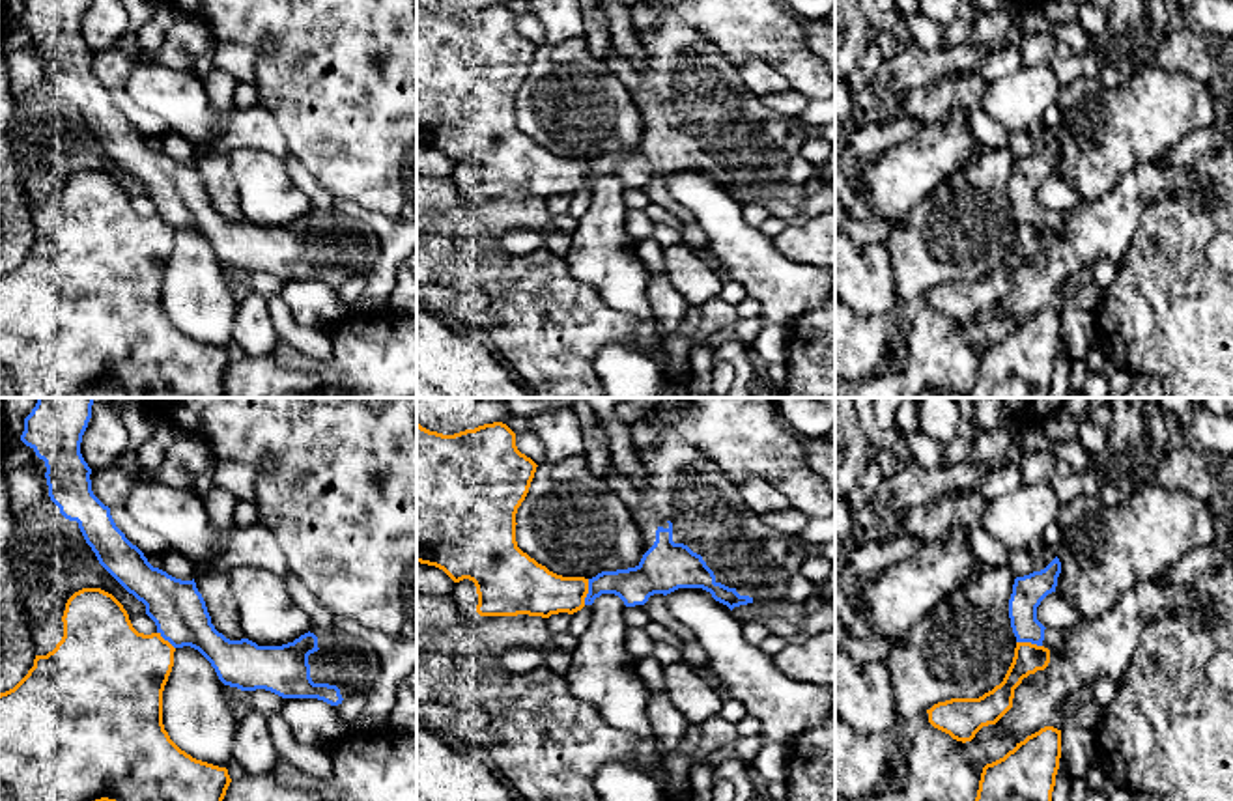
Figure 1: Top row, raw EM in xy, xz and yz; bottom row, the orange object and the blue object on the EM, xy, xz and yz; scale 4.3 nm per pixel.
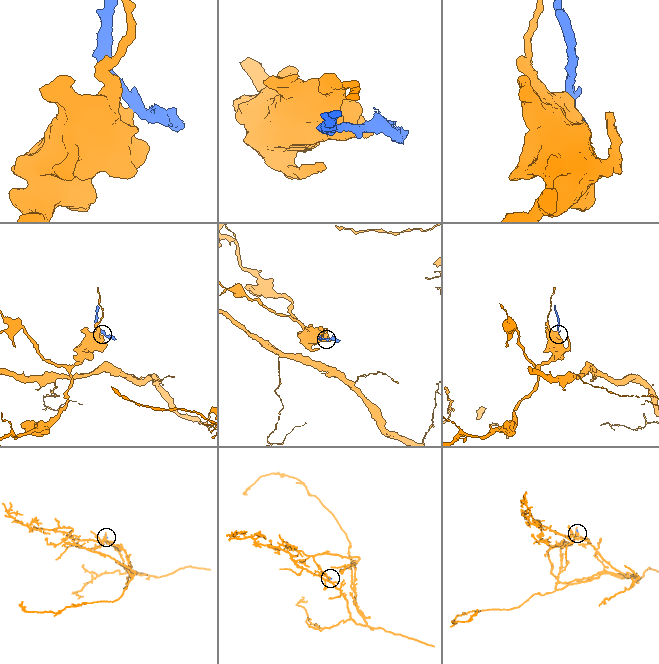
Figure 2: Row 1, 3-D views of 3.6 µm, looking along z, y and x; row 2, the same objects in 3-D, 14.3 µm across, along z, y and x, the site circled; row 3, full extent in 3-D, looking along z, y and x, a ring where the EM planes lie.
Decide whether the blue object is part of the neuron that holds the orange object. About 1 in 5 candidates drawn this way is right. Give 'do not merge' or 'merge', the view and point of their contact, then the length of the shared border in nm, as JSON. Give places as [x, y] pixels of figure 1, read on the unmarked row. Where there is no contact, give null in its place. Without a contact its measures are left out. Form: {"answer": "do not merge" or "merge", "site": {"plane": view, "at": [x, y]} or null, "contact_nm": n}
{"answer": "do not merge", "site": {"plane": "xz", "at": [587, 174]}, "contact_nm": 110}

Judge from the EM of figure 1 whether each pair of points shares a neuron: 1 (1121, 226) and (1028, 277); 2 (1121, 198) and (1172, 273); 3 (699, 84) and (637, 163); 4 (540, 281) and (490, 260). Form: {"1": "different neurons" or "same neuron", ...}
{"1": "same neuron", "2": "different neurons", "3": "same neuron", "4": "same neuron"}

